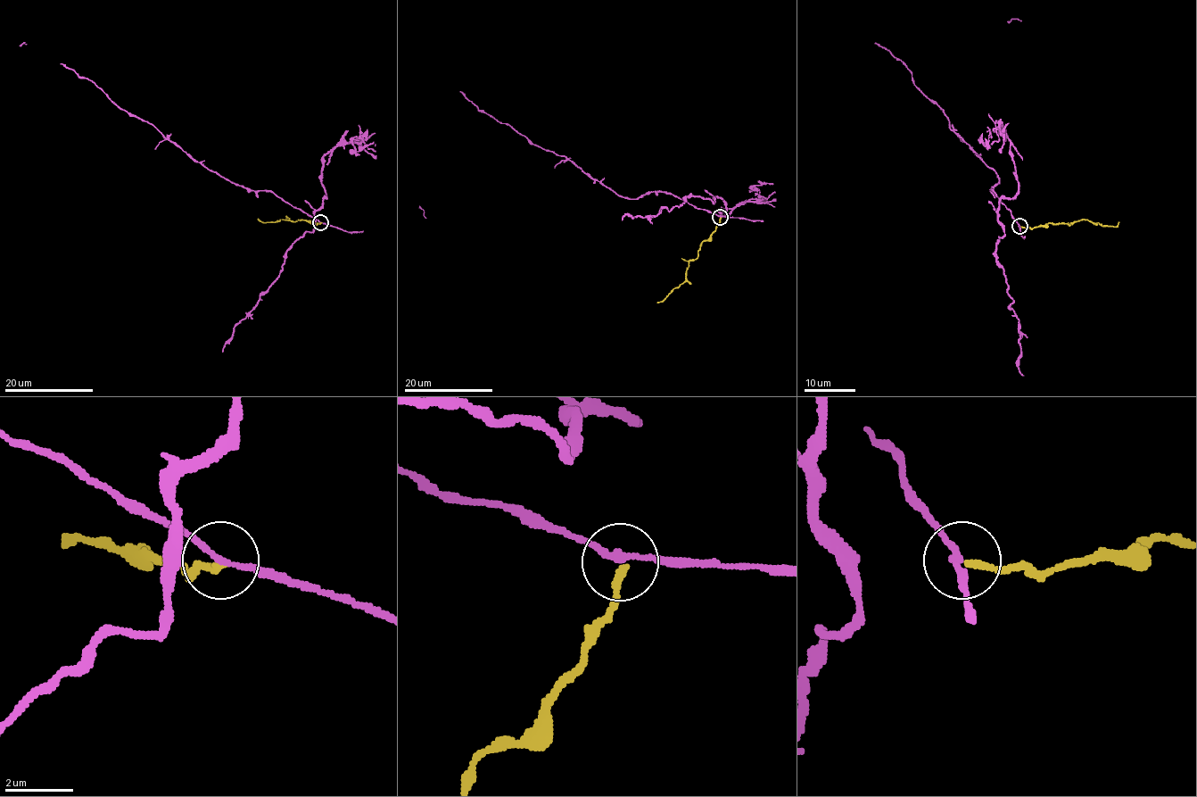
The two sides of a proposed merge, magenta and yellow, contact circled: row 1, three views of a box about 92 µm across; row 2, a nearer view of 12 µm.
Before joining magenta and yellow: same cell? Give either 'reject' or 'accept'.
reject

